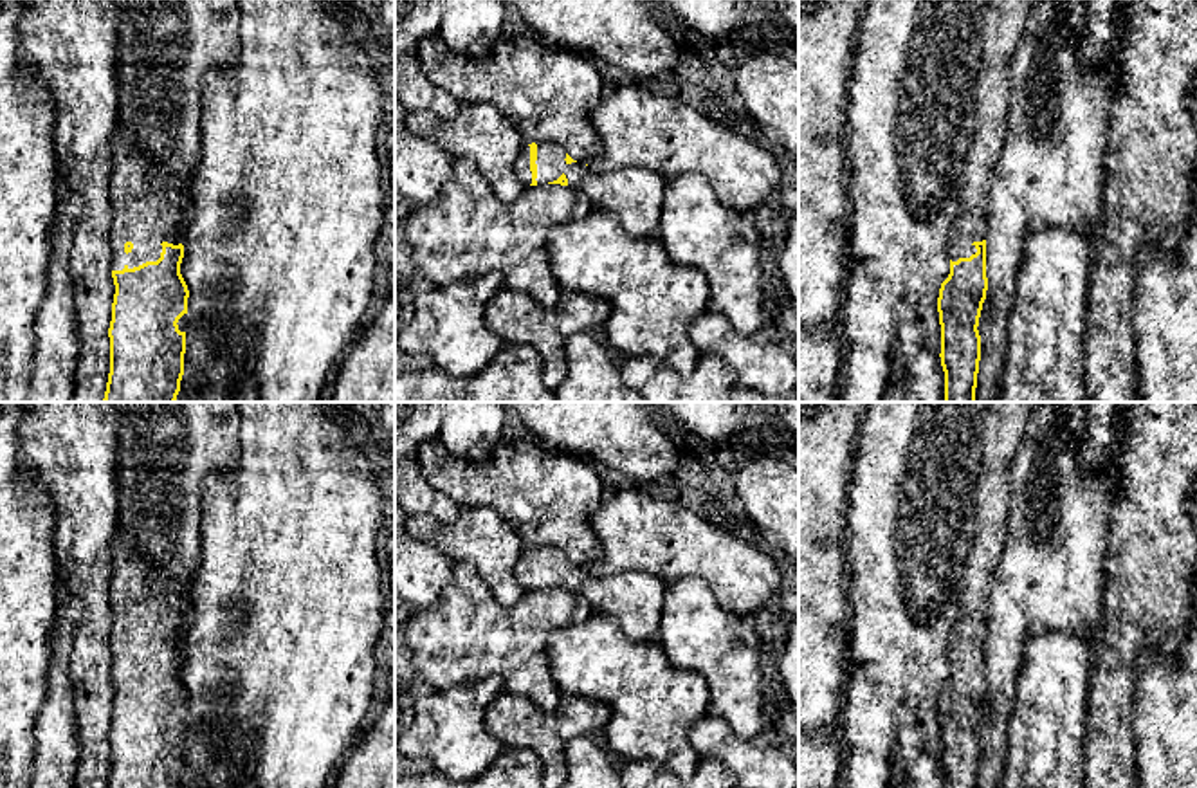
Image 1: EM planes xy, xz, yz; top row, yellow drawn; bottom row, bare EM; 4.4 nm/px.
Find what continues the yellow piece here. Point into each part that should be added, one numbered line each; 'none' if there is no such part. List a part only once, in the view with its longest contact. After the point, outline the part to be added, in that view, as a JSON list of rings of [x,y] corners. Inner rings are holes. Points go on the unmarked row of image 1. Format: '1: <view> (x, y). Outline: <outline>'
1: xy (146, 621). Outline: [[[121,530],[112,541],[112,674],[157,665],[162,646],[178,649],[191,624],[193,590],[150,588],[151,566]]]

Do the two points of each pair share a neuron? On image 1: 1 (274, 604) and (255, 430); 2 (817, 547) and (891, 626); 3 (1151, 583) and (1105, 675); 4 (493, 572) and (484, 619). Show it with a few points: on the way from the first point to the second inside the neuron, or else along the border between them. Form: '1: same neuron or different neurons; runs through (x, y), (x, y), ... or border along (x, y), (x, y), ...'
1: same neuron; runs through (274, 561), (274, 473)
2: different neurons; border along (846, 534), (846, 595), (851, 619)
3: same neuron; runs through (1147, 606), (1127, 630), (1116, 651)
4: different neurons; border along (456, 561), (473, 565), (505, 606), (525, 594)

